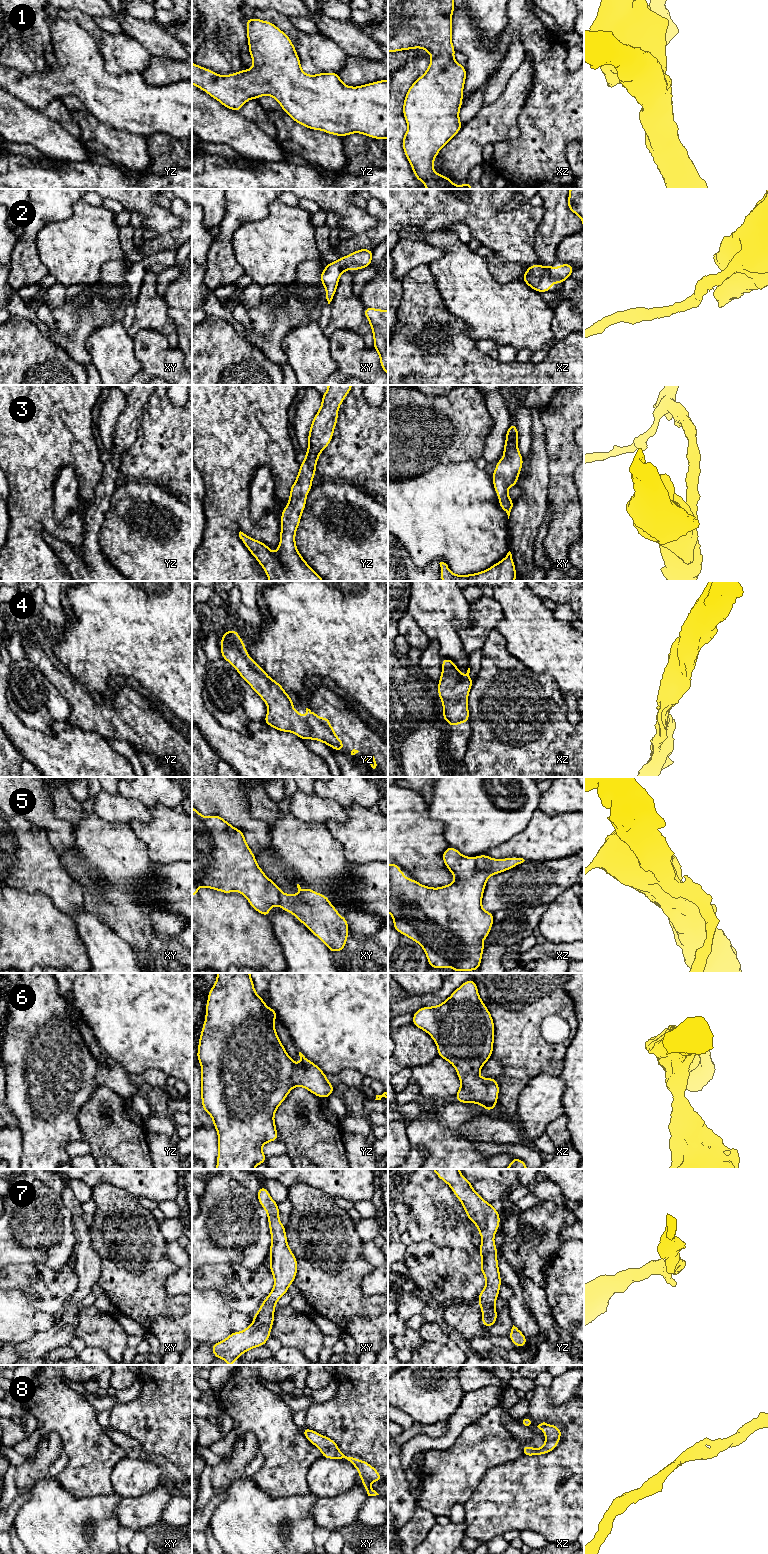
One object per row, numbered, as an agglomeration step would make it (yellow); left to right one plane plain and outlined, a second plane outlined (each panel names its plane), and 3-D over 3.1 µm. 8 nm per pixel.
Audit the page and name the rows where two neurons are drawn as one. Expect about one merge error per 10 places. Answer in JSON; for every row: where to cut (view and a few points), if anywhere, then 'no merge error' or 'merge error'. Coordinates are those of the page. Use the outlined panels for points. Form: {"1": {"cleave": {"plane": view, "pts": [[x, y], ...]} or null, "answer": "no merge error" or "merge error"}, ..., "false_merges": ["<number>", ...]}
{"1": {"cleave": null, "answer": "no merge error"}, "2": {"cleave": null, "answer": "no merge error"}, "3": {"cleave": null, "answer": "no merge error"}, "4": {"cleave": null, "answer": "no merge error"}, "5": {"cleave": {"plane": "xz", "pts": [[474, 858], [476, 869], [483, 870], [489, 875]]}, "answer": "merge error"}, "6": {"cleave": null, "answer": "no merge error"}, "7": {"cleave": null, "answer": "no merge error"}, "8": {"cleave": null, "answer": "no merge error"}, "false_merges": ["5"]}

